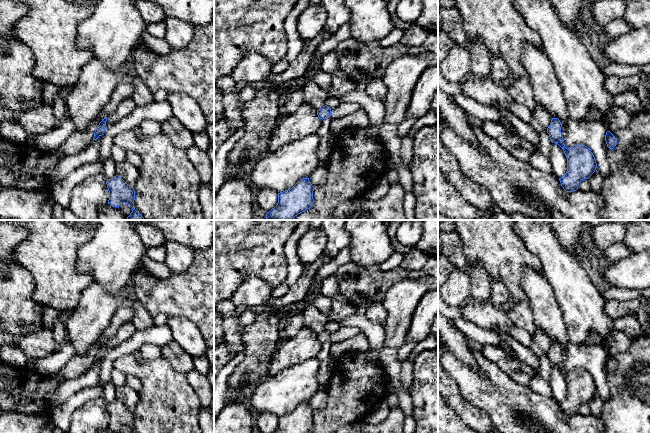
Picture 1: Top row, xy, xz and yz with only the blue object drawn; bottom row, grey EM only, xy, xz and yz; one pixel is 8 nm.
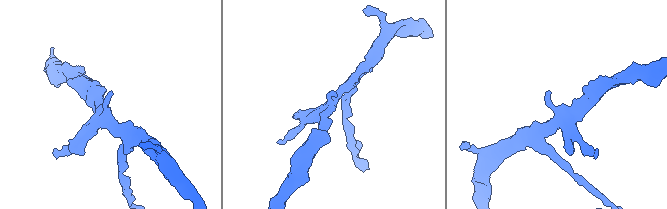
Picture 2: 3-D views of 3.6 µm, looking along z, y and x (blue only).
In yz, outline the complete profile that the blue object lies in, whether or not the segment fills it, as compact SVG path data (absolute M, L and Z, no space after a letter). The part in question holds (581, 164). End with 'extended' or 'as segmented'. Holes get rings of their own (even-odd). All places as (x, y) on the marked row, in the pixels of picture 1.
M552 118L547 128L551 142L557 143L567 158L567 171L559 178L561 186L566 192L578 189L583 179L588 179L596 170L597 163L590 148L577 144L566 148L561 133L562 124L558 118Z; as segmented

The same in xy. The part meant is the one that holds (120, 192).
M118 175L111 179L107 179L106 184L109 191L108 204L110 204L113 207L119 207L122 204L126 203L130 205L133 209L130 215L127 217L127 220L144 220L142 215L134 208L134 188L130 187Z; as segmented

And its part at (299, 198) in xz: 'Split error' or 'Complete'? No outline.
Complete

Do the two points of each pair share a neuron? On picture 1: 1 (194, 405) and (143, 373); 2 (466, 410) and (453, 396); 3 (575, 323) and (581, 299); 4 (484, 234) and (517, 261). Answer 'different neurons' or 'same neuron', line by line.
1: same neuron
2: same neuron
3: same neuron
4: same neuron

